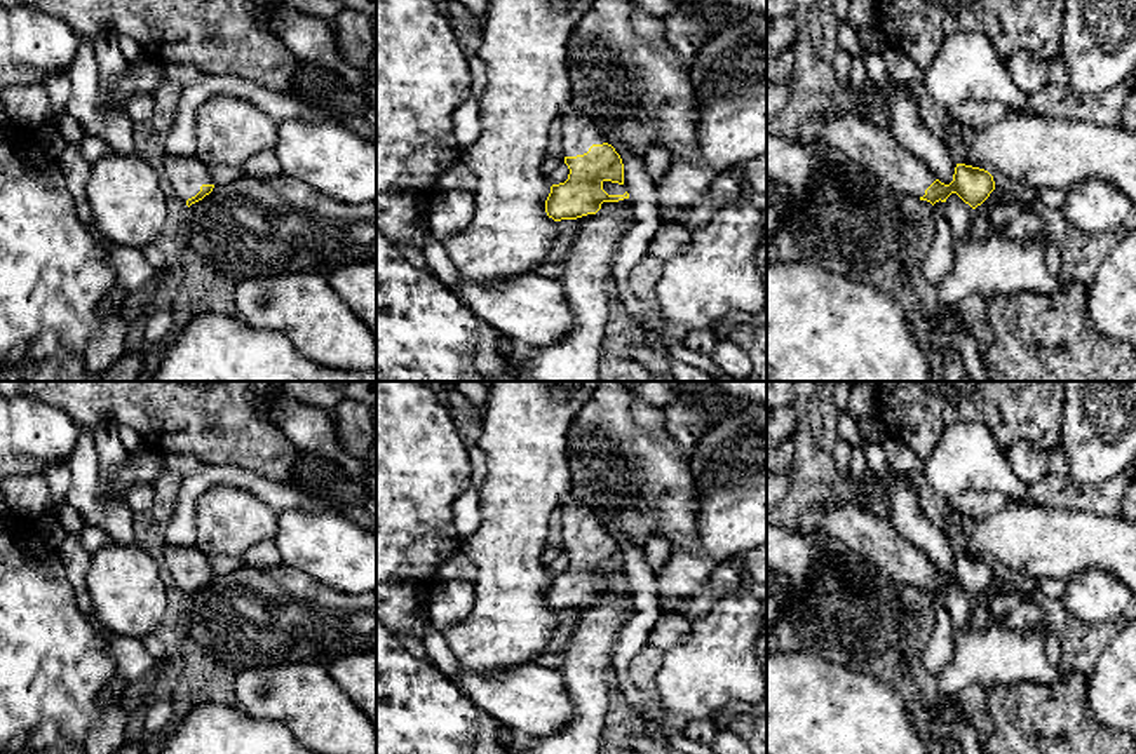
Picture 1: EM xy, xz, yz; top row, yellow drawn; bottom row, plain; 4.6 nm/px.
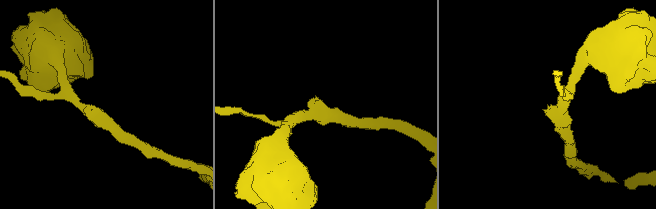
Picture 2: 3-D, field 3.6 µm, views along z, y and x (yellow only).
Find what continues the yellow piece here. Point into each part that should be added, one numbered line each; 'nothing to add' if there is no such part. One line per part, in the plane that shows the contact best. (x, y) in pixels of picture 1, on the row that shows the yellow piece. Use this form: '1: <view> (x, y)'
1: xz (577, 133)

